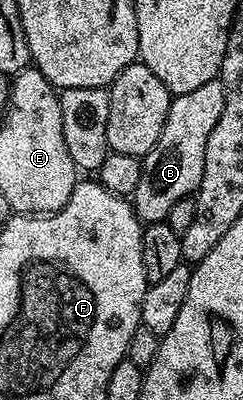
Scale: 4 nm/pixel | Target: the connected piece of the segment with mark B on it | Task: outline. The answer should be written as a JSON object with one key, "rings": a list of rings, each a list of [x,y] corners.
{"rings":[[[218,78],[205,82],[205,86],[197,86],[197,90],[189,90],[189,94],[172,99],[157,146],[141,157],[141,182],[137,182],[133,207],[144,225],[166,221],[169,210],[198,189],[205,170],[205,142],[209,134],[213,134],[213,126],[217,126],[221,110],[225,110],[225,94],[223,82]]]}

